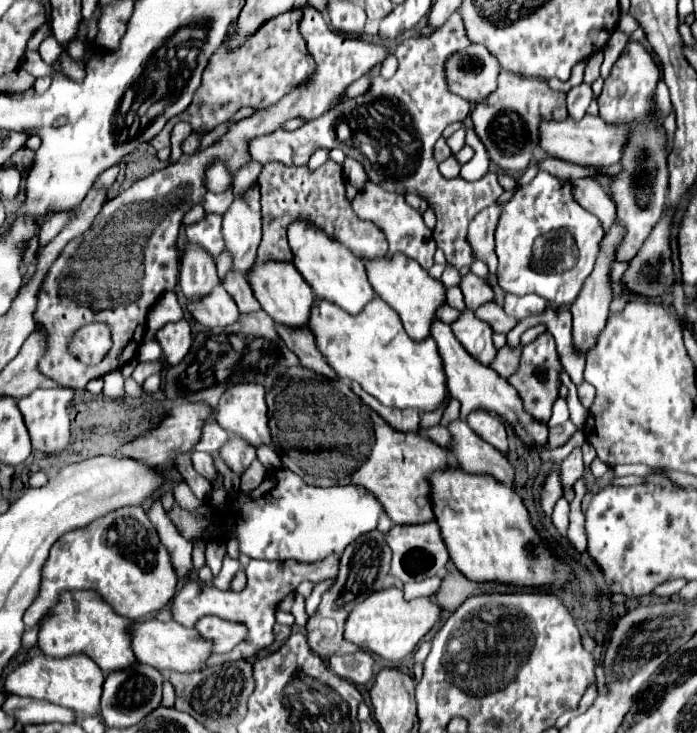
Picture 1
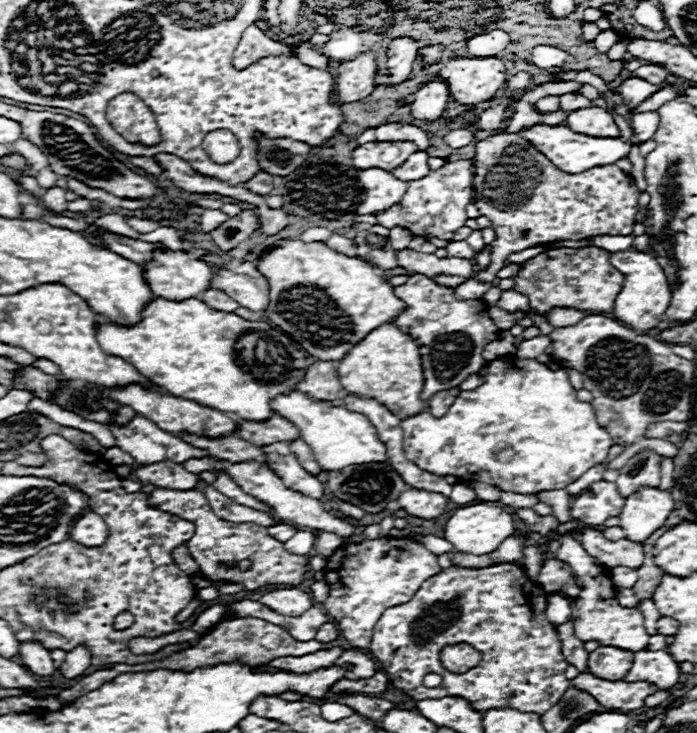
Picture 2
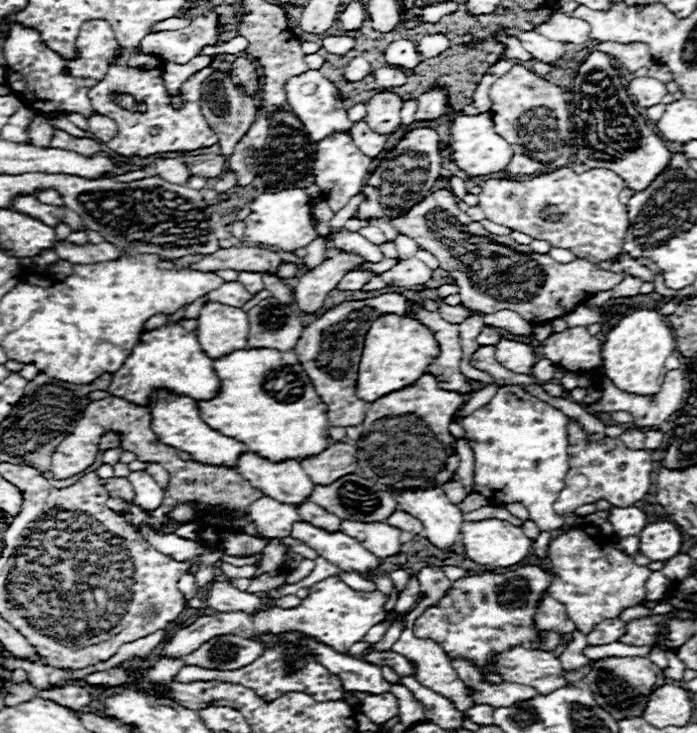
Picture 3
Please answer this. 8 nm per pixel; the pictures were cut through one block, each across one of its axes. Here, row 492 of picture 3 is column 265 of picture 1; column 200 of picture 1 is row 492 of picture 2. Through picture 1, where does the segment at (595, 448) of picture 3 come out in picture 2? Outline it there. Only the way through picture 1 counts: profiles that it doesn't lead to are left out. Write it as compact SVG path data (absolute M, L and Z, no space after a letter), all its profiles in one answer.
M594 482L590 484L578 498L572 500L570 514L574 520L580 520L588 526L598 526L610 516L618 516L622 512L625 499L618 493L614 482Z

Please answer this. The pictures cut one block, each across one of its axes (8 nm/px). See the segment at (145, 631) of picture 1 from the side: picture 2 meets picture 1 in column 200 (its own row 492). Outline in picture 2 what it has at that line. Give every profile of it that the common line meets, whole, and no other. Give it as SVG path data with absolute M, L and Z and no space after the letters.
M642 488L630 498L620 514L626 538L632 542L644 542L658 528L664 526L666 518L674 510L674 498L670 492L660 488Z

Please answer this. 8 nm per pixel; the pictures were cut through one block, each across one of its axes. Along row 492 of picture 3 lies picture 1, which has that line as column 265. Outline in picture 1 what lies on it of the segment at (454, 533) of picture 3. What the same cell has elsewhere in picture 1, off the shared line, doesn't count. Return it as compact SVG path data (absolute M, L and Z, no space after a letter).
M240 384L228 388L218 402L218 424L230 434L238 434L254 448L272 444L264 396L266 390L260 384Z

